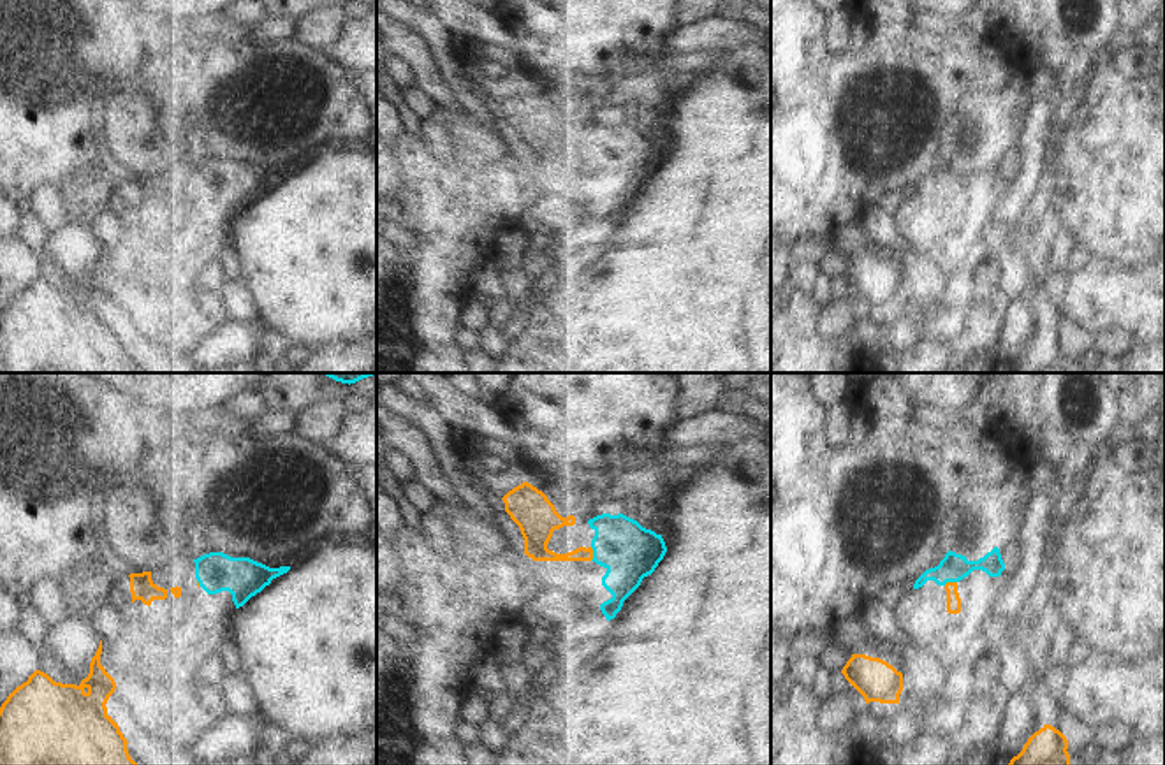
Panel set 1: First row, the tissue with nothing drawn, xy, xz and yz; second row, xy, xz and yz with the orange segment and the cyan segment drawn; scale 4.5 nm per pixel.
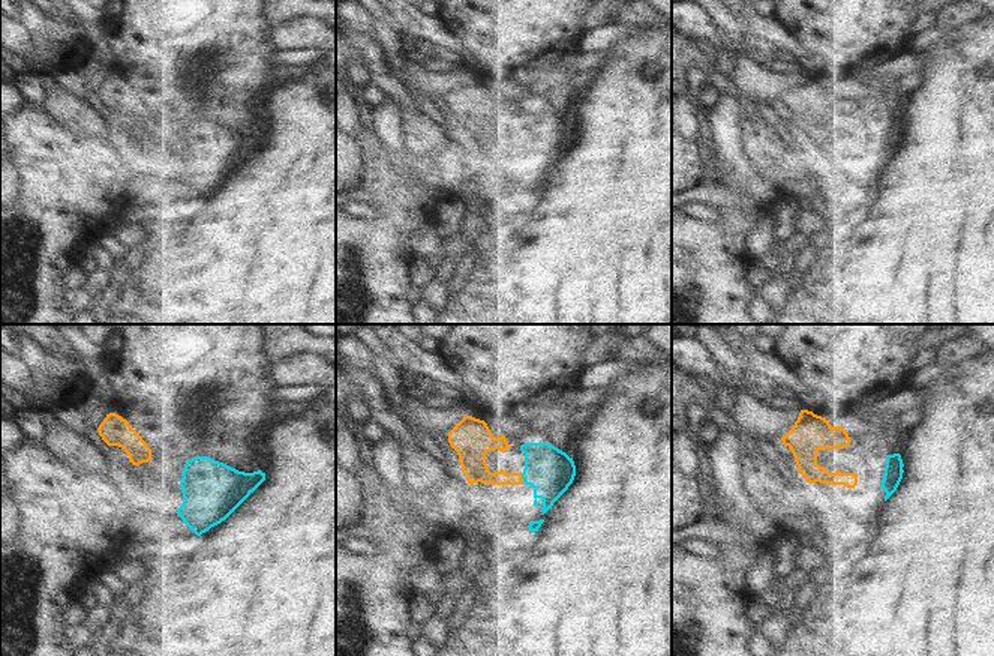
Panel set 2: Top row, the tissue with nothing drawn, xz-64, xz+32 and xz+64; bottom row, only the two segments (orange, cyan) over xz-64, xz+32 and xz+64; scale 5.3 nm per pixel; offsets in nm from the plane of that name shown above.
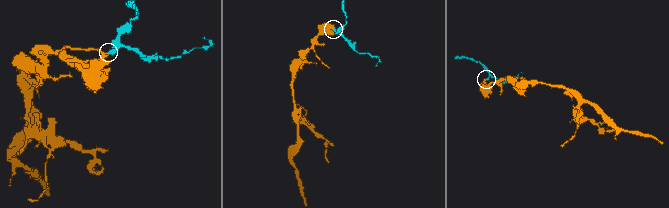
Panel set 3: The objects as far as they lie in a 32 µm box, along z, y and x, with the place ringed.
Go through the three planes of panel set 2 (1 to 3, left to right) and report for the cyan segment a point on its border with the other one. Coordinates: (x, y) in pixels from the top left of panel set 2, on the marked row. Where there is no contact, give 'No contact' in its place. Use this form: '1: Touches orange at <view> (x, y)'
1: No contact
2: Touches orange at xz+32 (520, 476)
3: No contact.

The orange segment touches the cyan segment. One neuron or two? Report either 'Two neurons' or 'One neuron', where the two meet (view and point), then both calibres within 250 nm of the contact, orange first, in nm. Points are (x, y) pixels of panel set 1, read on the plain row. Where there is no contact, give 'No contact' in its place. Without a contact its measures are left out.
One neuron. Touches orange at xz (592, 160). Thickness 100 nm (orange) against 260 nm.

